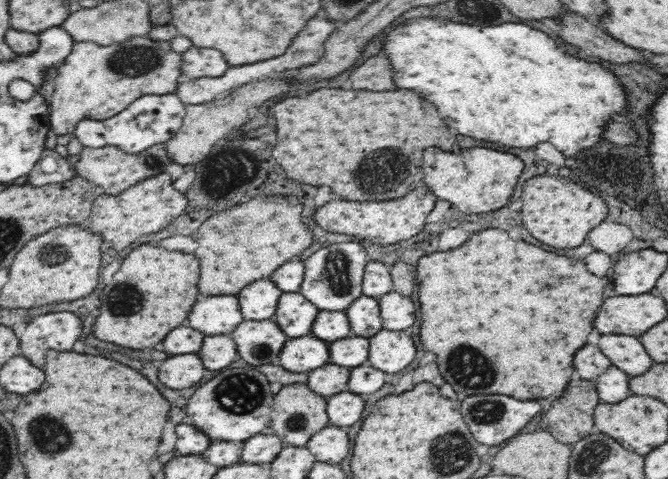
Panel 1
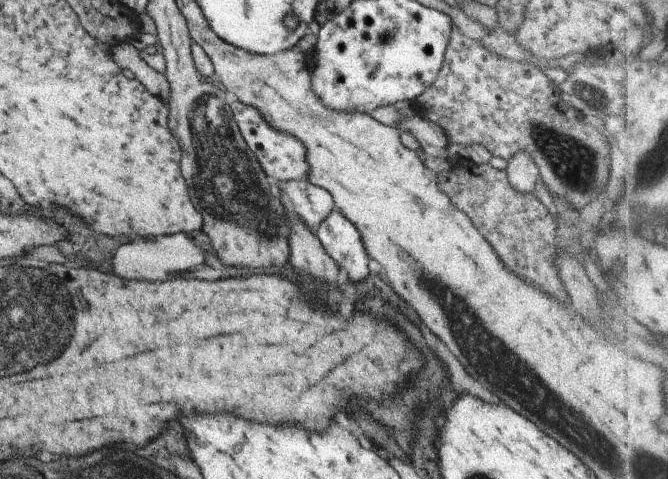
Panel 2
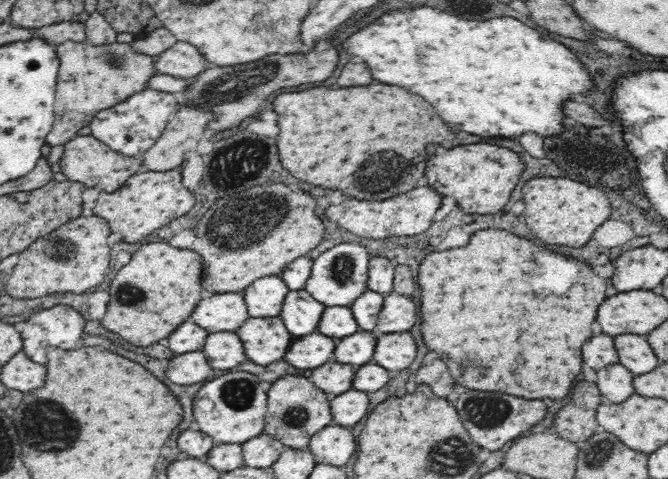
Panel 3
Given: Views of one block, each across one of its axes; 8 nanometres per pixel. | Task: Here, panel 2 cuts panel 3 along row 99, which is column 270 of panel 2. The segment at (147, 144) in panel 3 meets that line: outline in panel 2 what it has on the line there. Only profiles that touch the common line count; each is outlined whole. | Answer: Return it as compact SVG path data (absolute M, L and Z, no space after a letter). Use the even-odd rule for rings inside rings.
M236 98L231 99L231 109L234 120L236 120L236 124L244 140L247 142L250 150L256 155L266 176L272 180L274 184L288 182L289 180L303 180L304 182L308 182L310 162L306 160L306 148L304 148L304 144L302 144L296 136L284 134L284 132L276 132L276 130L262 118L262 114L260 114L256 108L246 106L246 104L242 104L242 102Z

